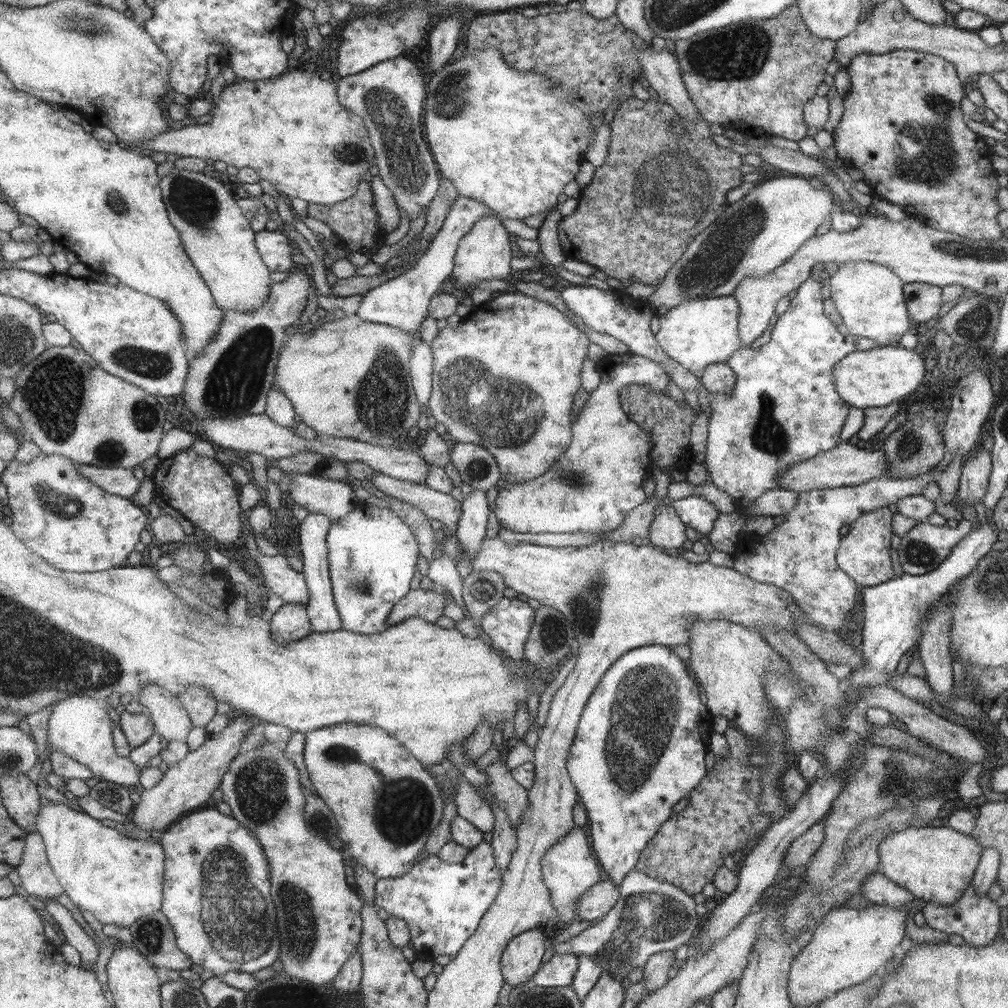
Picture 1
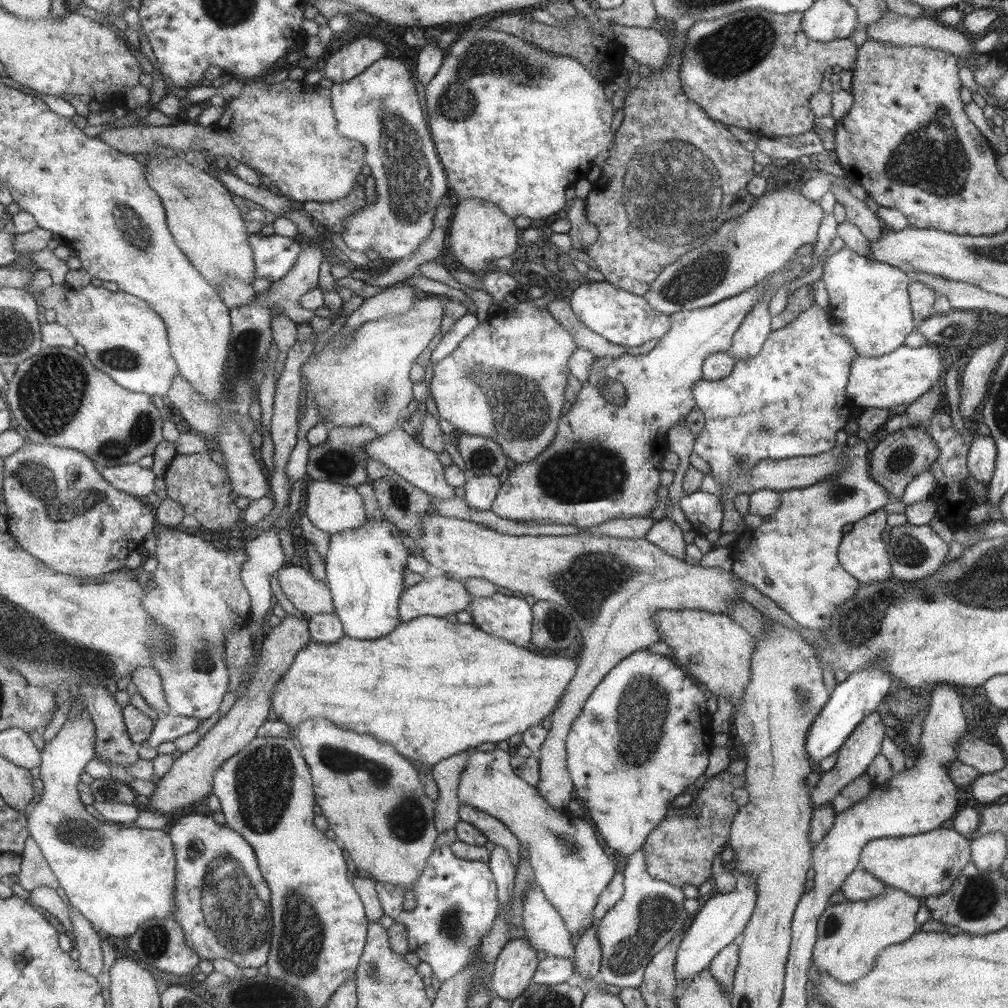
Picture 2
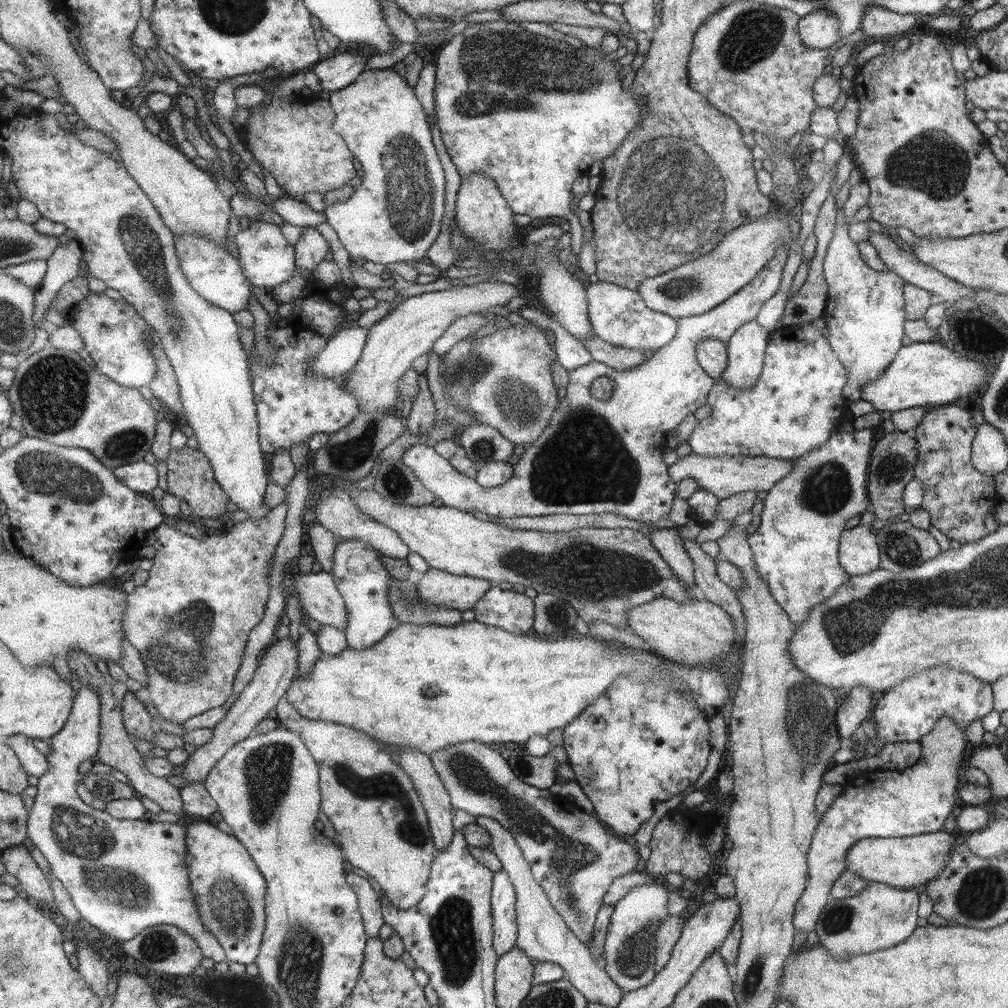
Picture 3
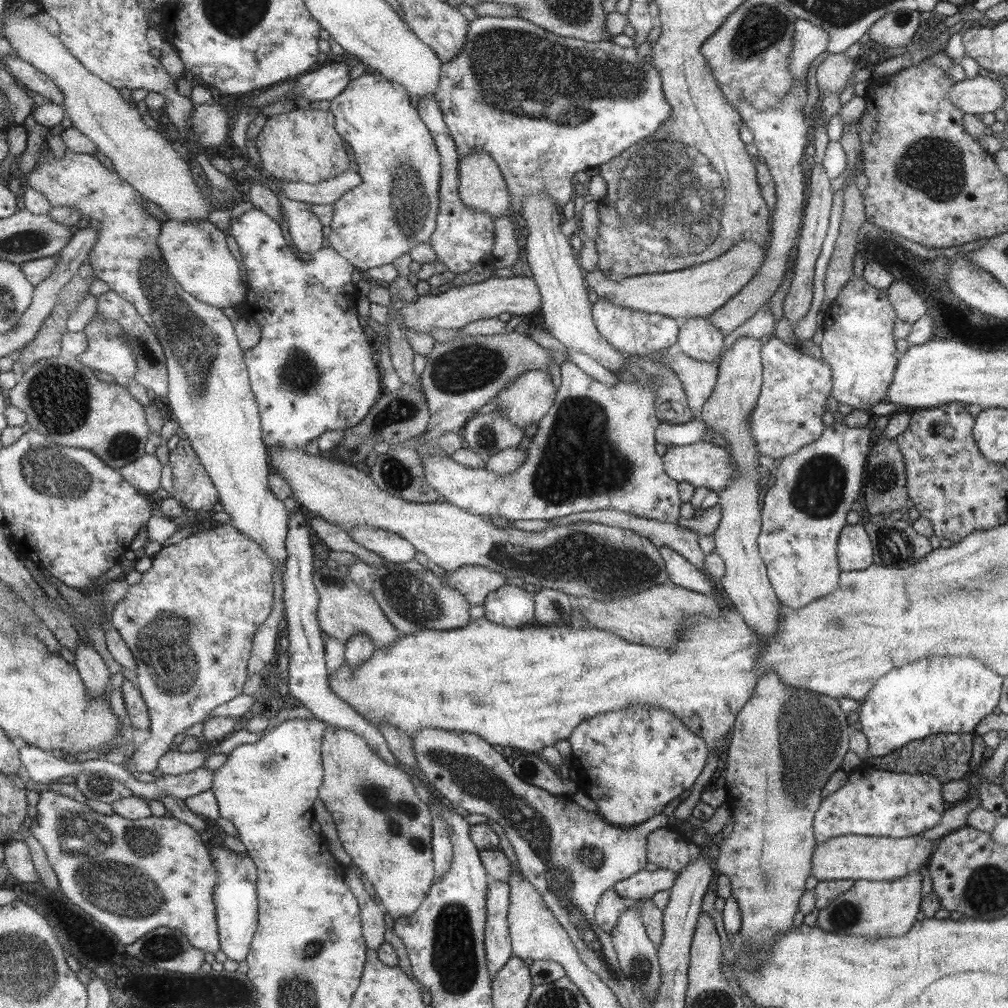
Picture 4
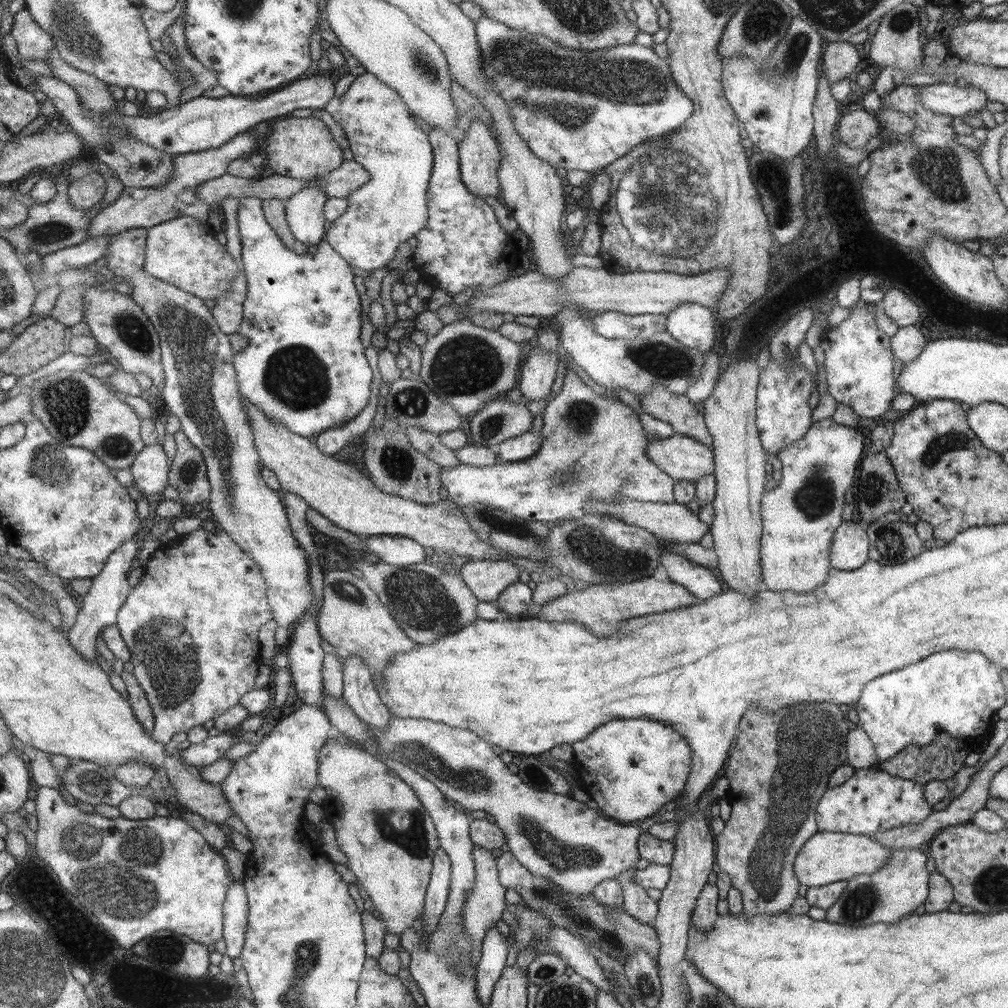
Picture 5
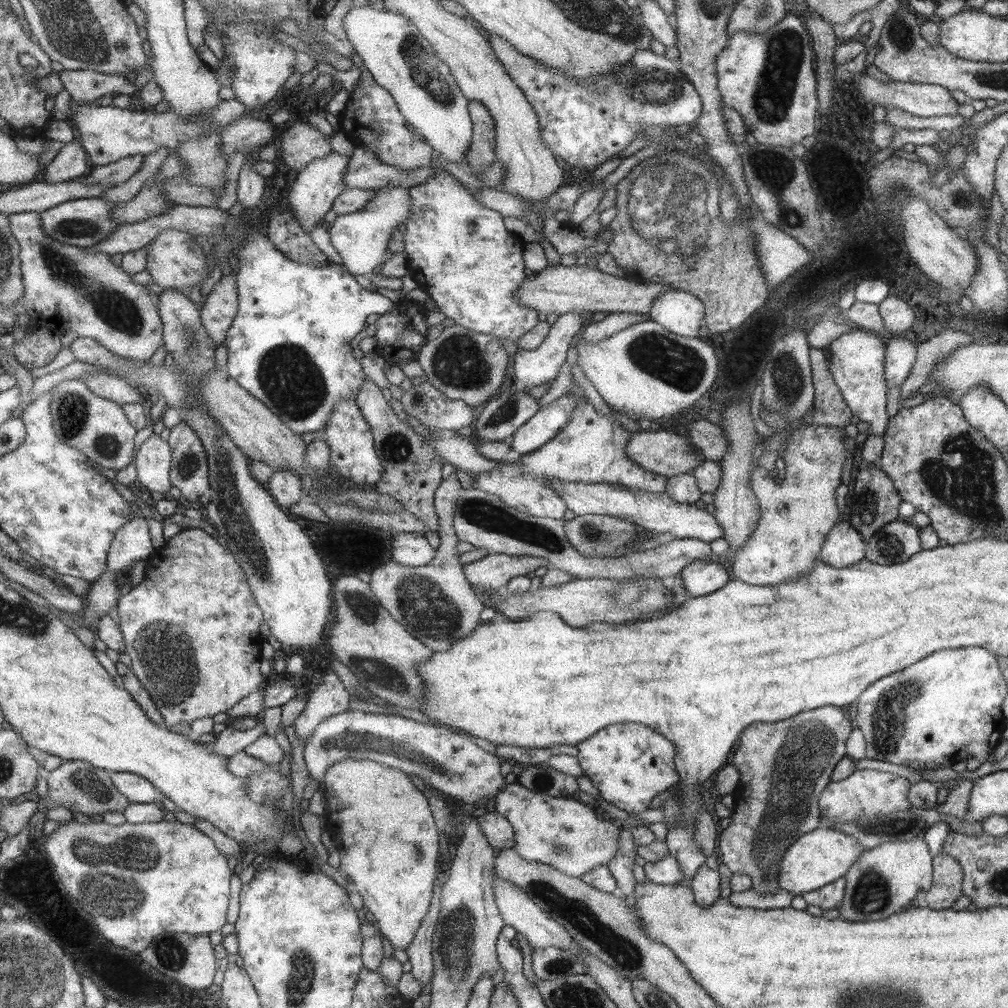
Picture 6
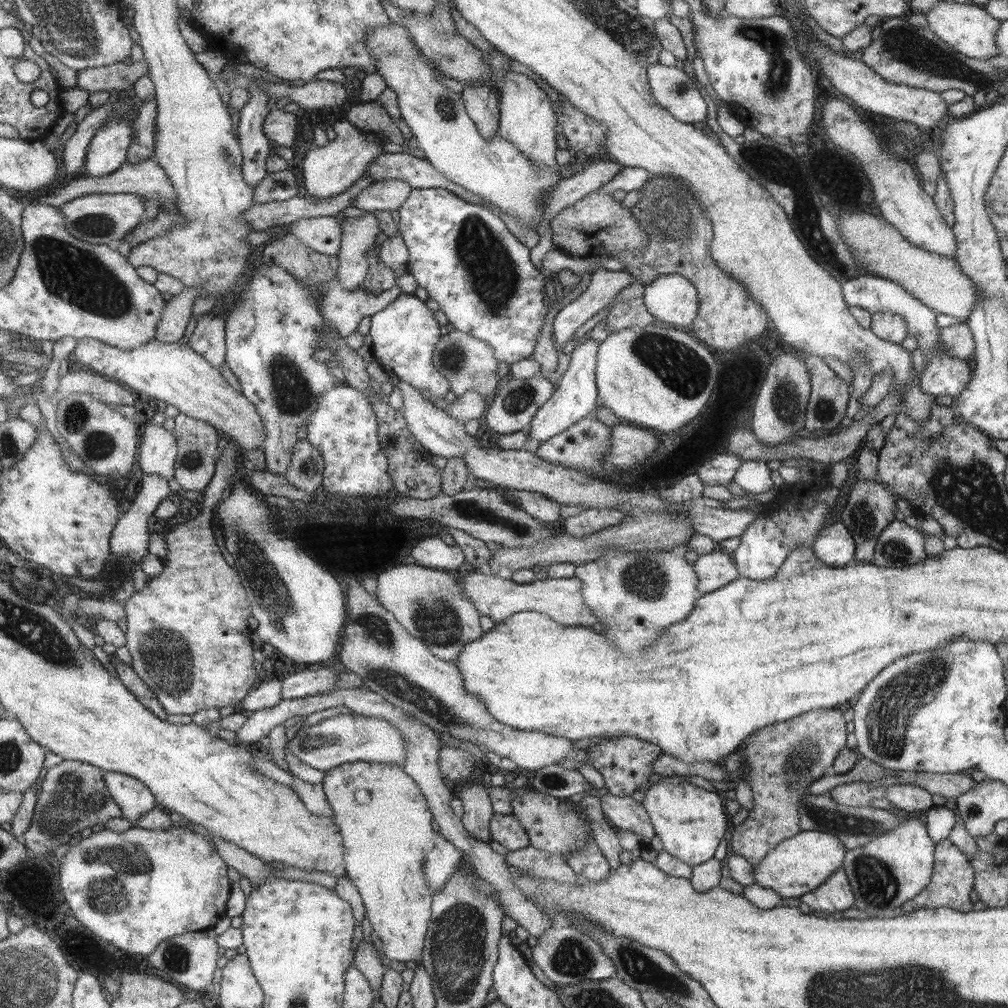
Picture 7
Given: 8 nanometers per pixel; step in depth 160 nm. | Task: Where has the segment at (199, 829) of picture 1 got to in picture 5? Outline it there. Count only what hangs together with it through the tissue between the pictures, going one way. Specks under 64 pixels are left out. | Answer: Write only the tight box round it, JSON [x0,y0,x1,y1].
[224,879,249,959]

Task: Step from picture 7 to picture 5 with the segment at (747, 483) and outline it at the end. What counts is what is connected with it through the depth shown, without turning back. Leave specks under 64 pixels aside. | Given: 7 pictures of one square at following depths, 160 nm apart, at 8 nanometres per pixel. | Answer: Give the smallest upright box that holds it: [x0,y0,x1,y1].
[760,419,863,592]

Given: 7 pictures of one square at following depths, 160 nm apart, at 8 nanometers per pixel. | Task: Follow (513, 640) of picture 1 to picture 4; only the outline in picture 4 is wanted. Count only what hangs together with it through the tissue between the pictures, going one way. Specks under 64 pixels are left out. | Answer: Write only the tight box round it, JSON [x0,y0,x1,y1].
[482,585,535,628]

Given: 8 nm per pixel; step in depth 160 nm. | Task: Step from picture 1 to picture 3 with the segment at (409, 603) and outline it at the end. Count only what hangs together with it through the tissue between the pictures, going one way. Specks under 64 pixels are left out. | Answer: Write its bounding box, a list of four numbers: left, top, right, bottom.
[416,568,489,612]

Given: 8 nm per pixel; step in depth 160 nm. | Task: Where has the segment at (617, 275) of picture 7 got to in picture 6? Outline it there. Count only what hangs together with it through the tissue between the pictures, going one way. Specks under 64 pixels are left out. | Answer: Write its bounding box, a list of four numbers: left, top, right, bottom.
[513,313,585,387]

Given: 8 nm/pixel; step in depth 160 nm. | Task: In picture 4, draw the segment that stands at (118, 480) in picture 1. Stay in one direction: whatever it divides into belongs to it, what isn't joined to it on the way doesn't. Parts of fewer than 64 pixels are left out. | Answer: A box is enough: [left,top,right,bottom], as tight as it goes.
[119,454,163,493]

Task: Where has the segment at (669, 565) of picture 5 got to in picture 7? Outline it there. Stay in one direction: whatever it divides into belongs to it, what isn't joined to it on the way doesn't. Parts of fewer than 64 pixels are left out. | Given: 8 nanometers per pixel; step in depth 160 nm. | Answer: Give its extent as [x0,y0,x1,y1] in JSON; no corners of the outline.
[692,551,739,595]

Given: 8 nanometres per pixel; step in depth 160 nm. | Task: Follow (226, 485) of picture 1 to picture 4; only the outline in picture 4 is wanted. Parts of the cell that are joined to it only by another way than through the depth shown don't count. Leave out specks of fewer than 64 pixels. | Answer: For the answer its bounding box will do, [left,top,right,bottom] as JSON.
[169,435,220,511]

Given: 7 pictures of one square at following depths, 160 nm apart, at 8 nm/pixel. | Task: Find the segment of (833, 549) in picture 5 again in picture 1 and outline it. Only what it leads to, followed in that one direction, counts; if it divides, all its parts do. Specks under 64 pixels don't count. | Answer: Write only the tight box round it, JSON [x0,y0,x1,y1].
[837,507,893,587]

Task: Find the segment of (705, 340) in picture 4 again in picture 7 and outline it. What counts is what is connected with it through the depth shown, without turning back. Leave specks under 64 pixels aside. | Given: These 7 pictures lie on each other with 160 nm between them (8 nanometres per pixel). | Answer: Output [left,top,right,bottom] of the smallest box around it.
[643,274,697,329]

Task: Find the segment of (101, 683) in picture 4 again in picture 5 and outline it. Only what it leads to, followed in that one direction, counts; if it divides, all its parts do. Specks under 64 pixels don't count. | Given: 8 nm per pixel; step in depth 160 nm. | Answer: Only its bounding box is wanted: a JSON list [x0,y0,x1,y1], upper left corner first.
[67,538,141,660]

